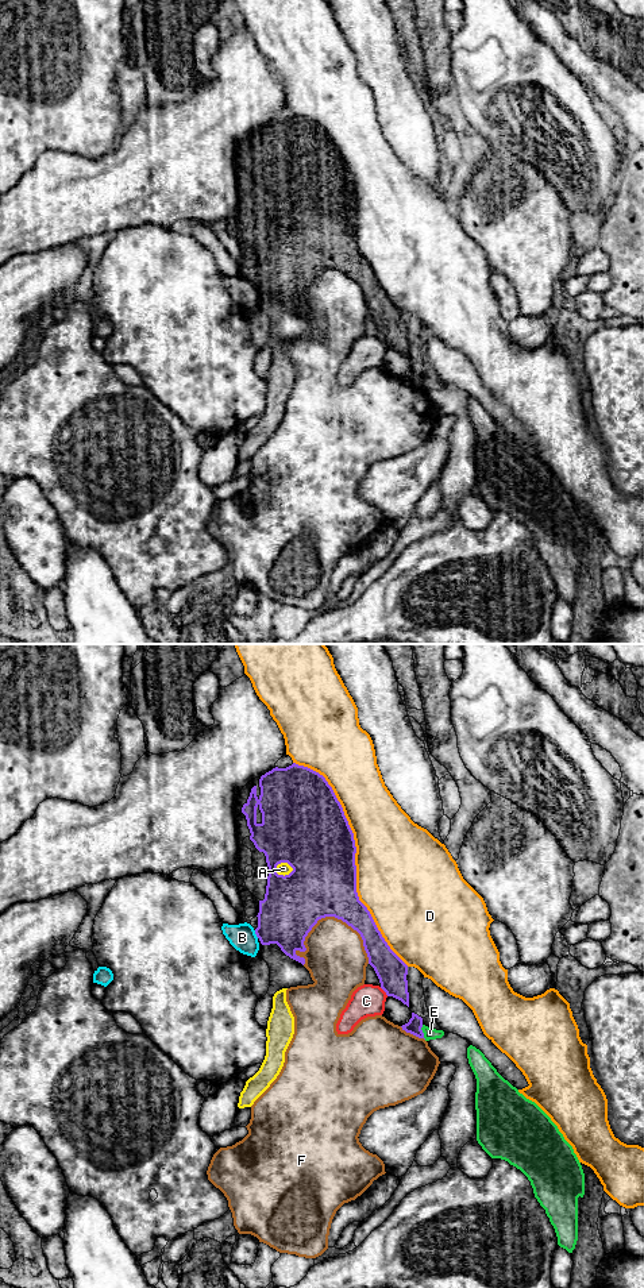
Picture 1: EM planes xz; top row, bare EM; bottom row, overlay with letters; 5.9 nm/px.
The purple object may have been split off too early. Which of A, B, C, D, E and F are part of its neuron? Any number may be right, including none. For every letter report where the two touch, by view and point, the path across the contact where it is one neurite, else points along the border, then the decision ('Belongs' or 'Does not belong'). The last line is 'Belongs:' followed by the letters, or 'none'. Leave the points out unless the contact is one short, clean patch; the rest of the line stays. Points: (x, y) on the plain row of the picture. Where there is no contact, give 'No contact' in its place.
A: Touches purple at xz (285, 213). Does not belong
B: Touches purple at xz (255, 285). Boundary: xz (254, 282), (258, 289). Does not belong
C: Touches purple at xz (384, 342). Boundary: xz (380, 339), (388, 347). Does not belong
D: Touches purple at xz (354, 208). Does not belong
E: Touches purple at xz (421, 384). Boundary: xz (421, 377), (425, 390). Does not belong
F: Touches purple at xz (334, 267). Does not belong
Belongs: none

